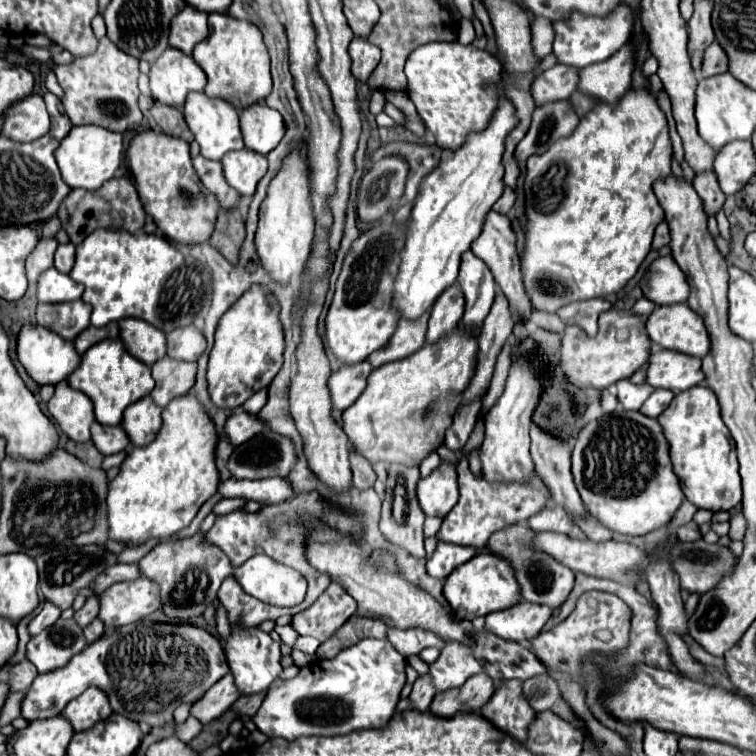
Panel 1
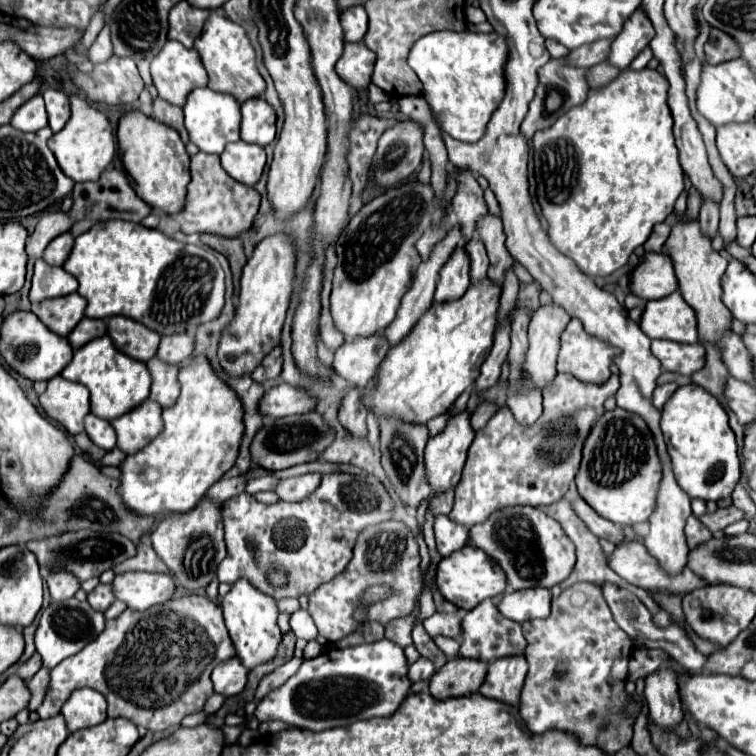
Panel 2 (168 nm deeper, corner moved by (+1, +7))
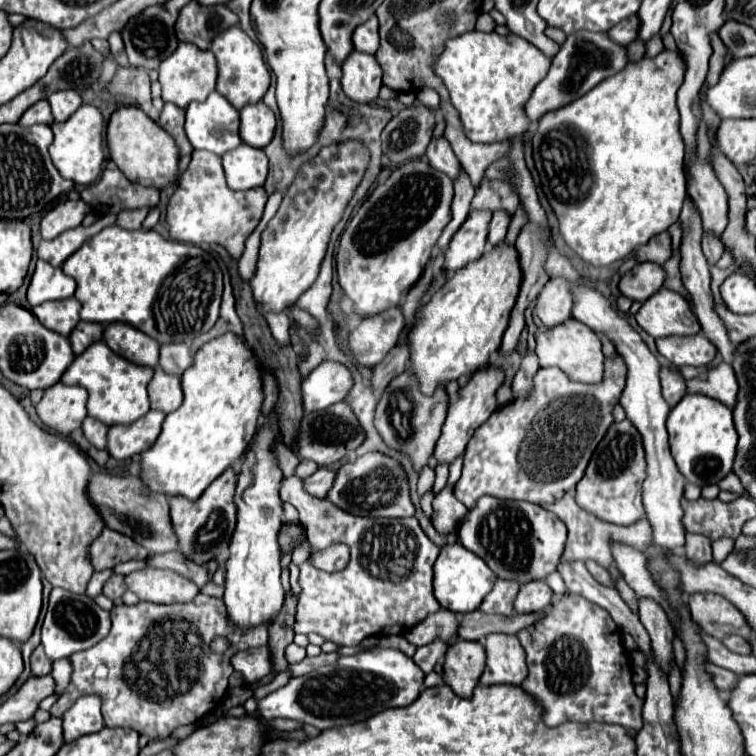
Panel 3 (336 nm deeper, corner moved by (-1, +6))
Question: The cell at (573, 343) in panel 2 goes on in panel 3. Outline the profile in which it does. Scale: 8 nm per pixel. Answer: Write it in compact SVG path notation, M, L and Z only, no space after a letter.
M570 318L558 326L542 330L536 334L536 354L540 366L556 366L560 368L570 380L578 380L584 384L598 384L604 374L604 354L598 336L582 322Z

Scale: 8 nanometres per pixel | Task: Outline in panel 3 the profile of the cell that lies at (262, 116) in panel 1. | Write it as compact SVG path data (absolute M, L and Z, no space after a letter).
M262 102L248 104L240 110L242 142L246 142L254 148L266 148L274 138L274 130L276 130L276 116Z

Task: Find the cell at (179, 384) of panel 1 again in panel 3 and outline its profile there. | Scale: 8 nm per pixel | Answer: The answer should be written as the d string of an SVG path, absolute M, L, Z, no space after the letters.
M156 368L154 378L148 384L148 396L152 410L162 410L164 414L174 412L182 404L180 378L166 374L162 368Z

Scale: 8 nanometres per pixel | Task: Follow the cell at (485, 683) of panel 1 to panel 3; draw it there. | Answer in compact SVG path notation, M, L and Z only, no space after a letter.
M460 638L446 652L446 662L444 662L446 684L458 696L470 698L474 686L478 684L484 672L484 666L486 666L484 646L480 642L468 642Z

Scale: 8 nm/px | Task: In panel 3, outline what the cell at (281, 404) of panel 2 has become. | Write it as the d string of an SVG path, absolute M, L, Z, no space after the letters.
M324 360L316 370L312 370L302 380L302 396L304 410L324 410L336 402L342 402L346 394L352 390L354 378L348 366L340 362Z

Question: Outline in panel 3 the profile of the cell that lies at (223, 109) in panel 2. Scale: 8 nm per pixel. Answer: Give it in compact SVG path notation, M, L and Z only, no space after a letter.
M218 92L186 108L186 134L196 150L222 156L242 140L238 136L238 110Z

